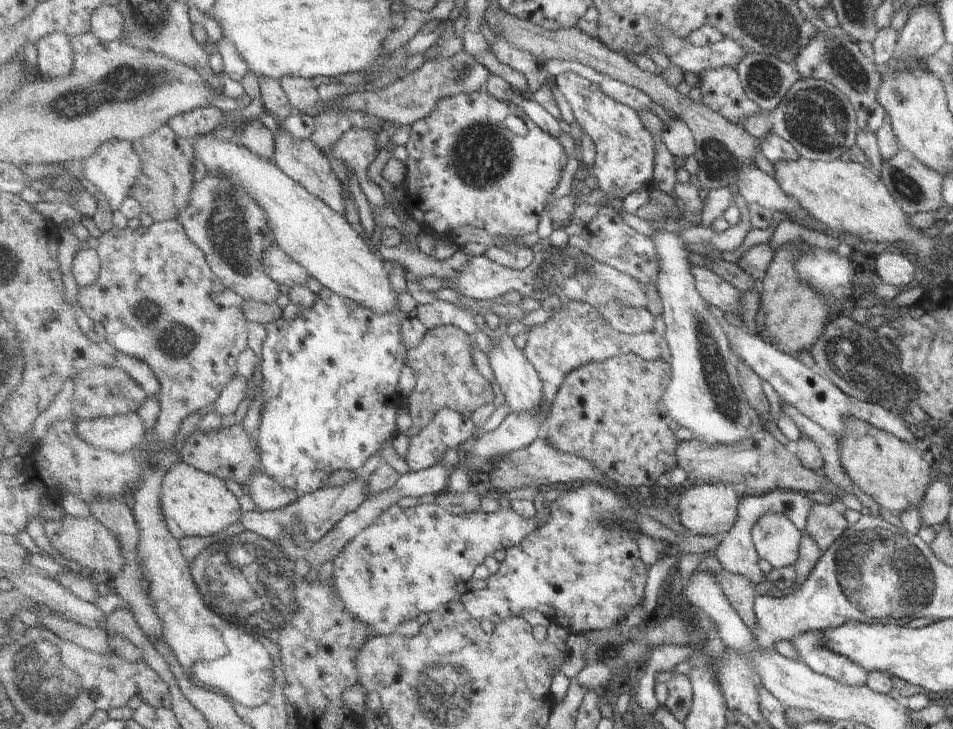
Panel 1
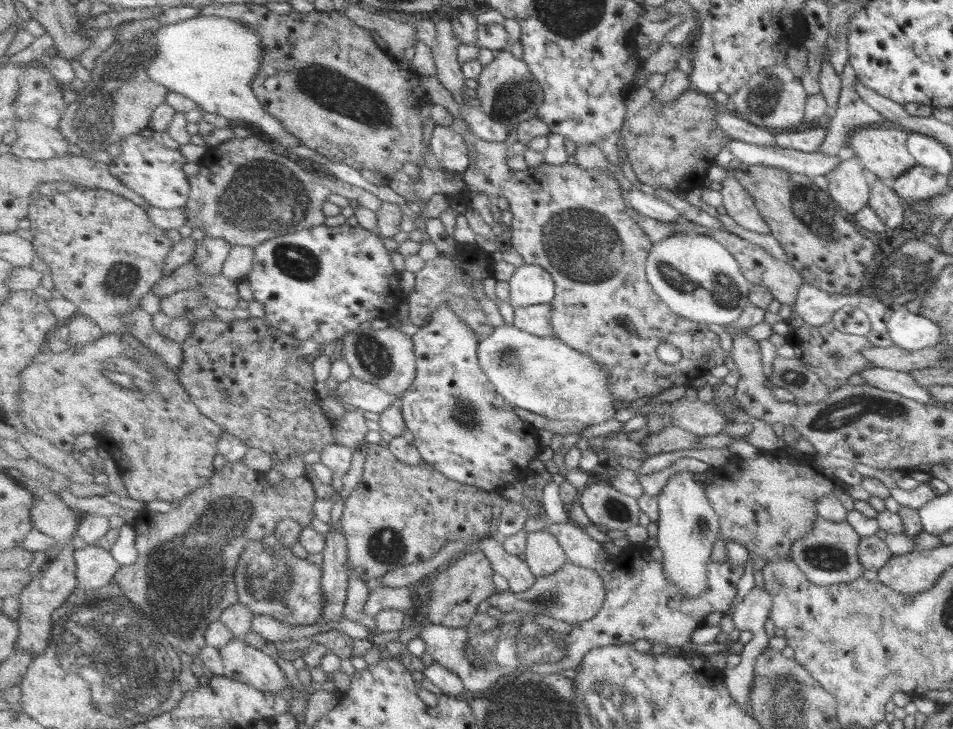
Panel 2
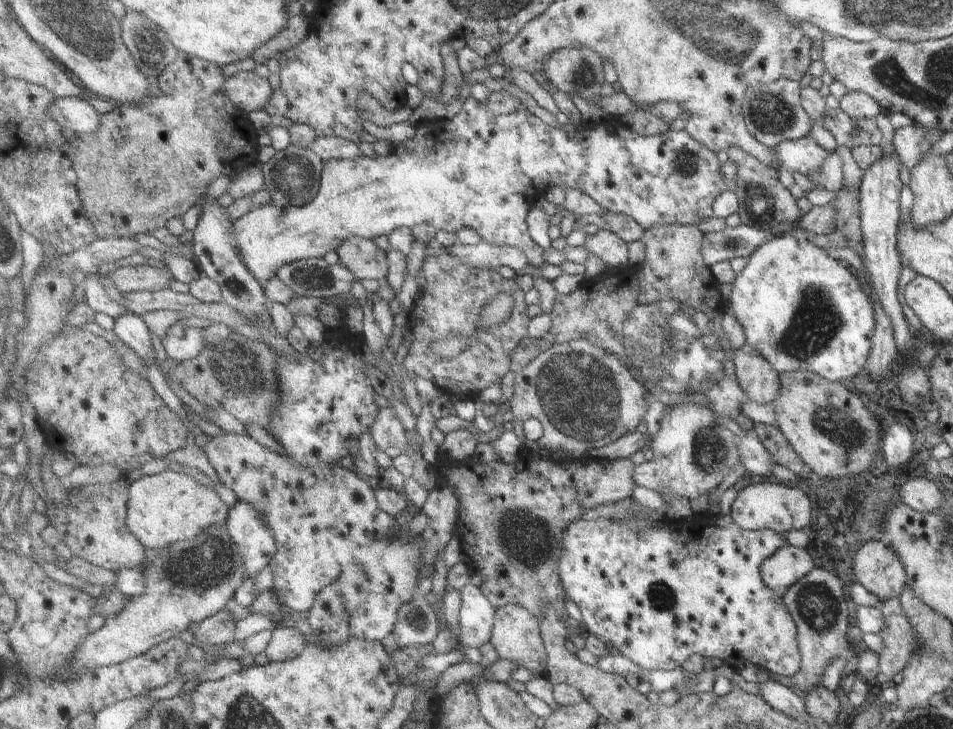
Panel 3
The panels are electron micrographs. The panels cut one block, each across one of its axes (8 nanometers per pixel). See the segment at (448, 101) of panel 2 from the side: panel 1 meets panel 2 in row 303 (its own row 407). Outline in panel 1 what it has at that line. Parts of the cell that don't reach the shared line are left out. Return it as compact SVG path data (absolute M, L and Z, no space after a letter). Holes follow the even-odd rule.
M624 353L622 356L611 358L606 360L606 362L592 362L588 366L582 366L574 372L568 374L566 382L562 384L562 390L558 393L556 400L554 401L554 406L552 407L552 412L547 418L545 433L543 437L548 439L548 442L552 446L556 446L560 452L565 452L566 454L574 454L574 456L582 456L586 460L590 460L608 474L608 478L612 479L612 482L617 483L618 485L627 485L630 487L641 487L649 486L657 488L656 482L660 480L660 476L674 470L674 468L680 467L680 460L678 460L678 448L680 444L684 442L677 439L675 436L676 432L682 428L668 412L668 406L666 406L666 390L670 388L670 382L674 378L674 368L671 363L666 362L664 359L649 361L645 358L642 358L636 353Z

